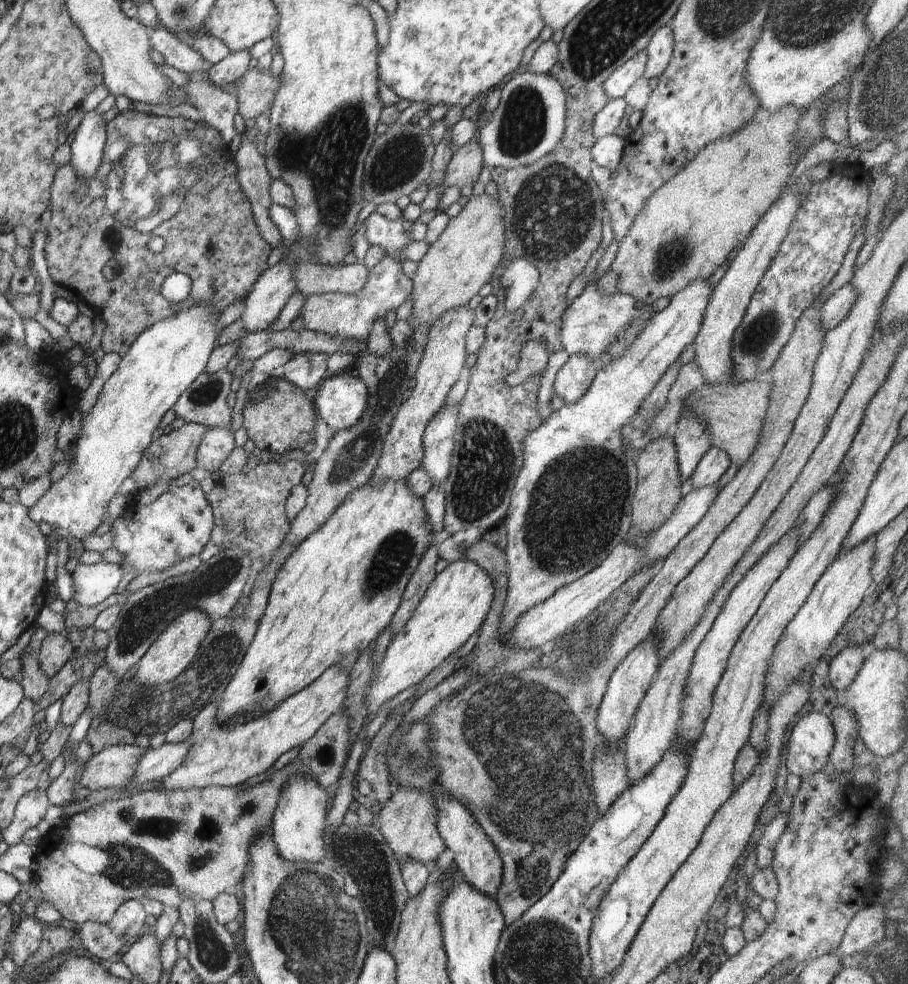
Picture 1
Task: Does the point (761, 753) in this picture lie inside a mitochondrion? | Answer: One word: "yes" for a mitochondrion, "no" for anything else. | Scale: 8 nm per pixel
no

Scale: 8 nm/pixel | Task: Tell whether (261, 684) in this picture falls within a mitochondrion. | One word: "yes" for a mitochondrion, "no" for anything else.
no

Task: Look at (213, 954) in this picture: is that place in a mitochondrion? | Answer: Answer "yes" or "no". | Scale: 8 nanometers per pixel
yes

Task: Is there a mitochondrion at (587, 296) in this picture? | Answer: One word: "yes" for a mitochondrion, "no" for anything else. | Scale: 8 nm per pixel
no

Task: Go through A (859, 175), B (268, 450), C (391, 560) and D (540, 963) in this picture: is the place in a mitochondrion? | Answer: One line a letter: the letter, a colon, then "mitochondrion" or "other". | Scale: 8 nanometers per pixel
A: other
B: other
C: mitochondrion
D: mitochondrion

